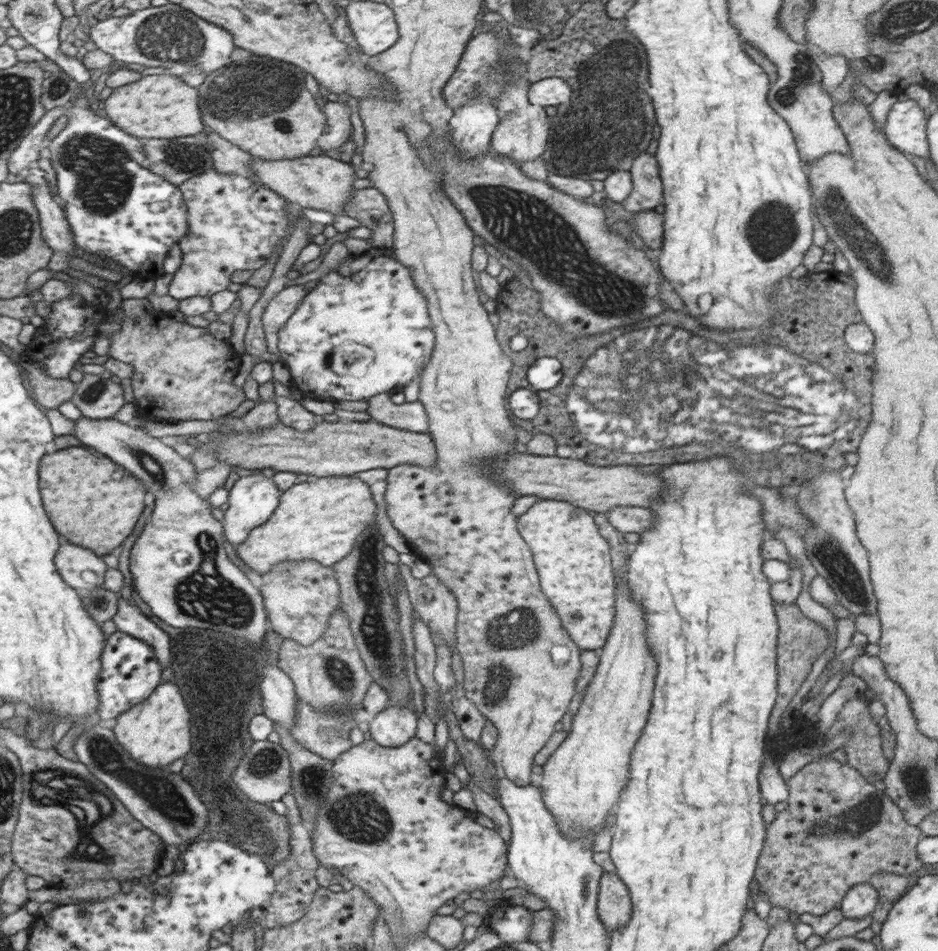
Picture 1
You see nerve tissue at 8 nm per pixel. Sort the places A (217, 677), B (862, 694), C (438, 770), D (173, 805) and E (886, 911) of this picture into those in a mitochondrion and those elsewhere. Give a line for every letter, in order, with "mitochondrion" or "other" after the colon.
A: mitochondrion
B: other
C: other
D: mitochondrion
E: other

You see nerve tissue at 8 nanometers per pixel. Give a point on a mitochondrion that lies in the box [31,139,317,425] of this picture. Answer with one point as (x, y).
(92, 392)

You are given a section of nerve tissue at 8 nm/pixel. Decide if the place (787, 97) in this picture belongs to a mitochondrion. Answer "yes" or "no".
yes

